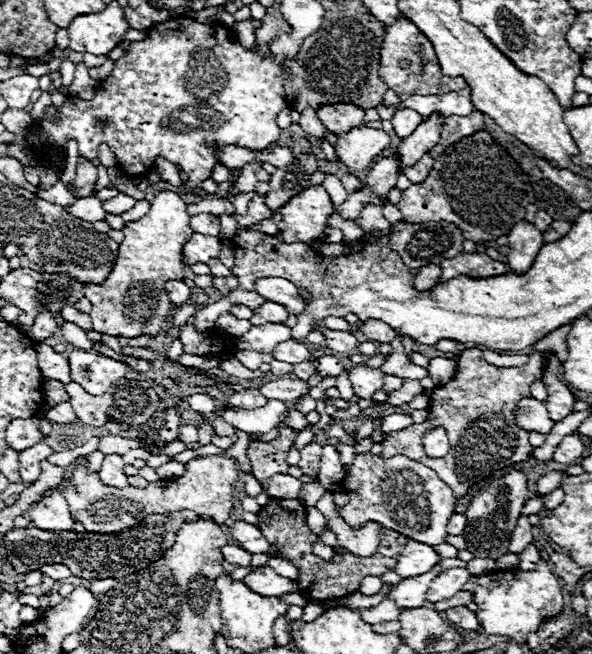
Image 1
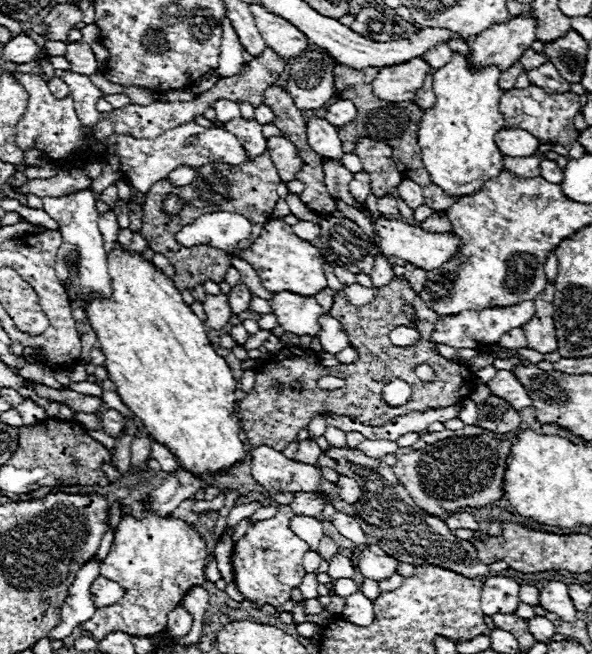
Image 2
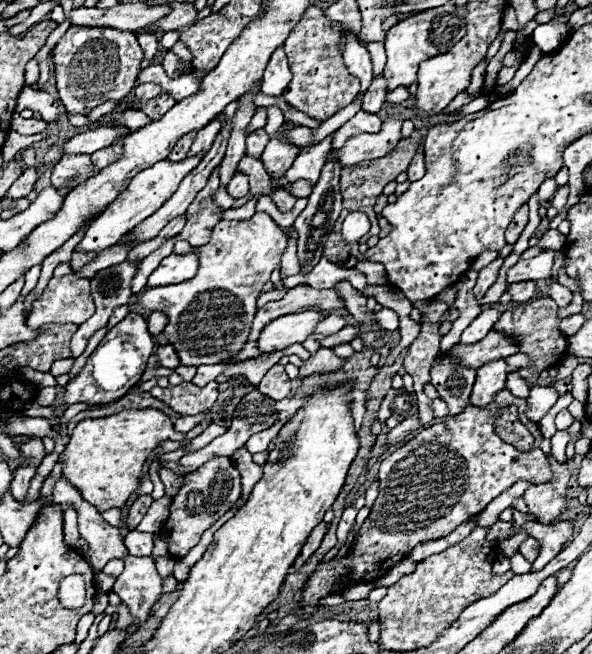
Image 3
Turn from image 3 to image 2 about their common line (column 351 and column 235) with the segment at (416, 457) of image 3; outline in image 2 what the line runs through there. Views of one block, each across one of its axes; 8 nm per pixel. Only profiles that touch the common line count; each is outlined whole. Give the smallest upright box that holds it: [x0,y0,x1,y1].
[232,506,310,608]

